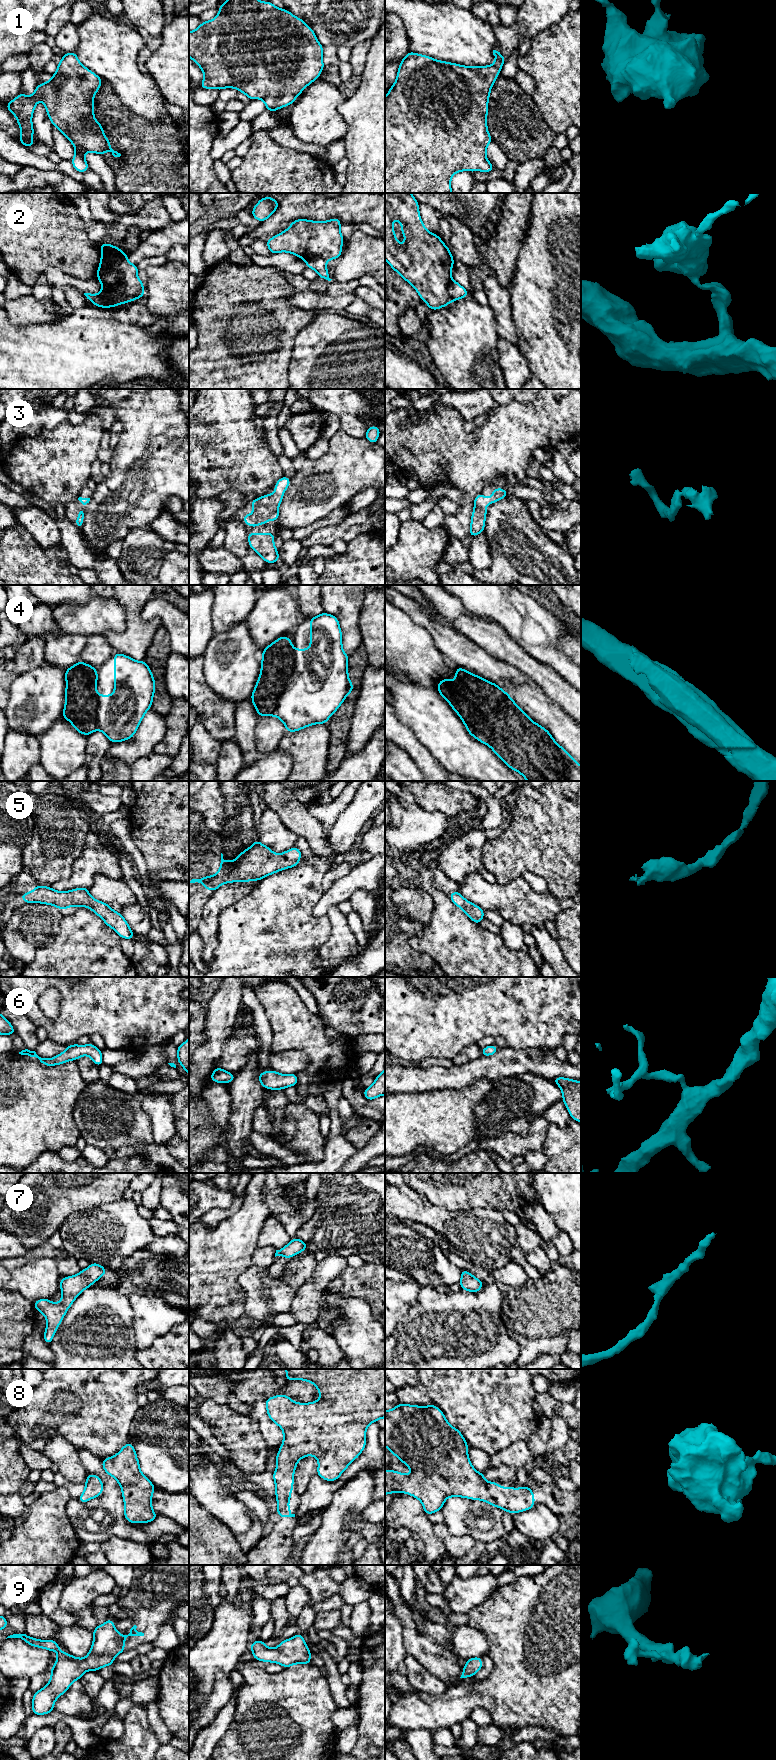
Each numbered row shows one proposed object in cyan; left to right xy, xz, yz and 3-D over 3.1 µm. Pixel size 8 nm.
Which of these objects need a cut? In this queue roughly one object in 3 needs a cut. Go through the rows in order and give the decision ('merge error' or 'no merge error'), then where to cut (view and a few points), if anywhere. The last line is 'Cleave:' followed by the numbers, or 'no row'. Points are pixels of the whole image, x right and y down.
1: no merge error; cut none
2: merge error; cut yz (452, 280), (448, 286), (450, 300)
3: no merge error; cut none
4: merge error; cut xy (96, 672), (93, 690), (68, 704), (73, 710), (66, 718)
5: no merge error; cut none
6: no merge error; cut none
7: no merge error; cut none
8: no merge error; cut none
9: no merge error; cut none
Cleave: 2, 4

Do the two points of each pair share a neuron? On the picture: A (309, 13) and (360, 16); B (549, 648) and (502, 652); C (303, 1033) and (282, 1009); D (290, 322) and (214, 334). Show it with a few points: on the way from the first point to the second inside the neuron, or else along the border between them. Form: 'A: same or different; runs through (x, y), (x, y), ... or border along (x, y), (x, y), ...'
A: same; runs through (322, 13), (347, 13)
B: different; border along (507, 634), (530, 656), (543, 664)
C: same; runs through (297, 1027), (288, 1015)
D: same; runs through (283, 349), (258, 368), (237, 368), (230, 361)

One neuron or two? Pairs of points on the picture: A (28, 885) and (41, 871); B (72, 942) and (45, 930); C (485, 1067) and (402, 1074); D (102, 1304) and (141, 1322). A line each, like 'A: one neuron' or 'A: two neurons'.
A: two neurons
B: two neurons
C: one neuron
D: two neurons

